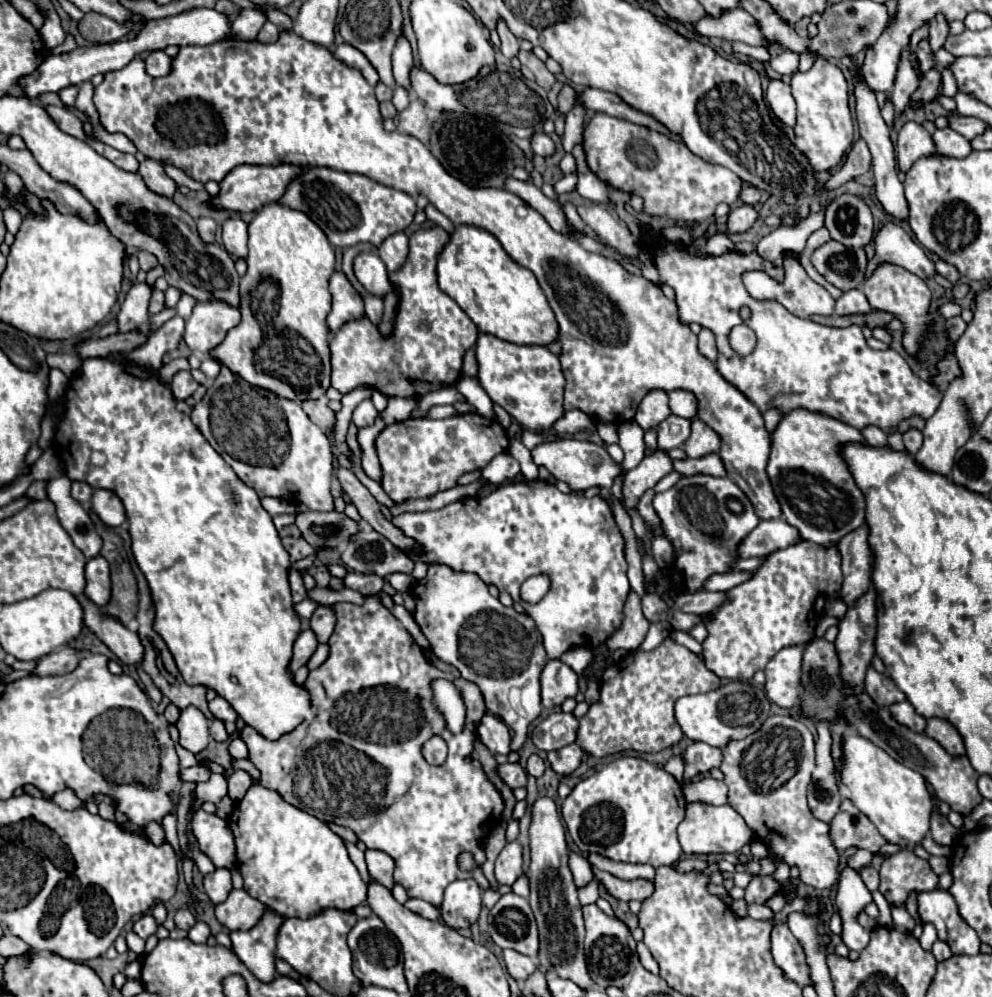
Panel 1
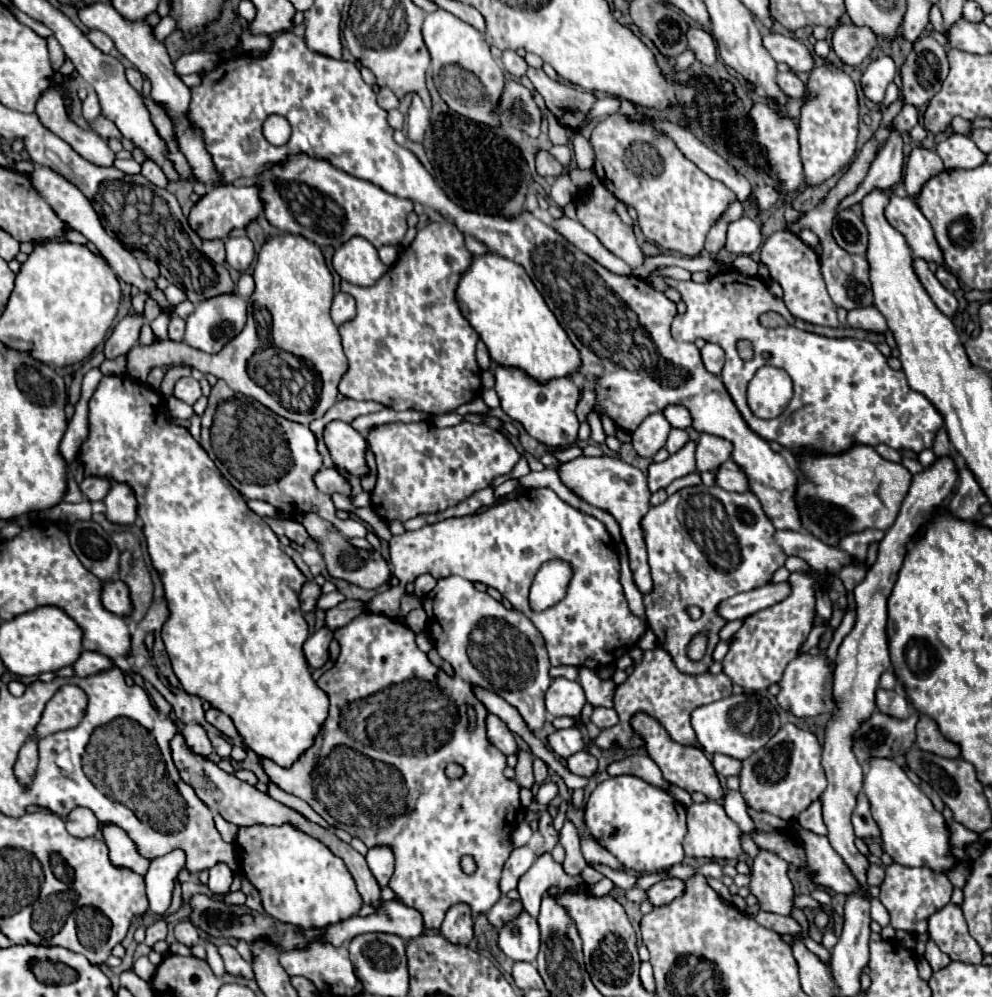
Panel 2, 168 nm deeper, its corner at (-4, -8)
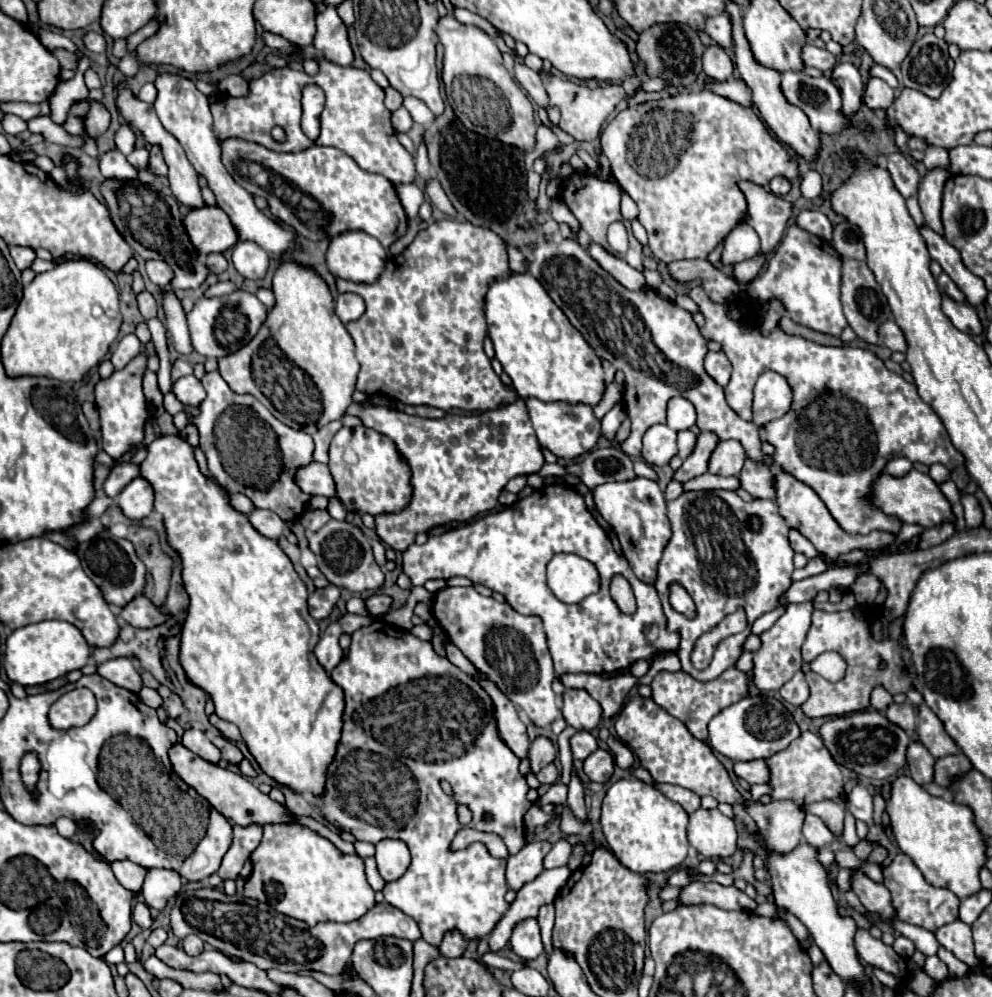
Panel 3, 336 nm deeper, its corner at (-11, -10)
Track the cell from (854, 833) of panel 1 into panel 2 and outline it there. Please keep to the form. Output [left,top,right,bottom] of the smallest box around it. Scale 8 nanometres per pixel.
[853,792,879,838]

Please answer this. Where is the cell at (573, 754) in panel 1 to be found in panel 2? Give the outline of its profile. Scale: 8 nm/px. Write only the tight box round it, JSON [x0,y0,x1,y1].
[567,750,597,778]

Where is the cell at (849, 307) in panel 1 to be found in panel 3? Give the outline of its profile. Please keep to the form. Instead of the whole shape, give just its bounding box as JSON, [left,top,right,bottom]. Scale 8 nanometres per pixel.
[878,320,906,352]

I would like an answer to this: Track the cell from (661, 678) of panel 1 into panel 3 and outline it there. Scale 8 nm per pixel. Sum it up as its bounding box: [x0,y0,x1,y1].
[650,668,748,740]

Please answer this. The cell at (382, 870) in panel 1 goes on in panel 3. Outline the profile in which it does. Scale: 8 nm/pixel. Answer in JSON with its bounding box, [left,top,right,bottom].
[374,840,410,882]

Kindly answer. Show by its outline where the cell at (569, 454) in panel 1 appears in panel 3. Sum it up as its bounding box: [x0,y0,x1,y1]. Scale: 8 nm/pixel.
[592,476,672,584]

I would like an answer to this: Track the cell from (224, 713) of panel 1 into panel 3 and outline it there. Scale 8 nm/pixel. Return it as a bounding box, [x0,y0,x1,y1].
[210,714,242,742]

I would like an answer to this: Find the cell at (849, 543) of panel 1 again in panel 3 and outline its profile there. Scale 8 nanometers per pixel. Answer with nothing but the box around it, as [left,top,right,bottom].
[690,286,964,534]

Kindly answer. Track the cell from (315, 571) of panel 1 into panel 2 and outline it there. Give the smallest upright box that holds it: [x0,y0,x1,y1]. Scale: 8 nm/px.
[79,374,329,768]

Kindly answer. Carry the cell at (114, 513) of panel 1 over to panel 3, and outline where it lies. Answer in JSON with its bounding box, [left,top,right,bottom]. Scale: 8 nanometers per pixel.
[116,478,154,520]

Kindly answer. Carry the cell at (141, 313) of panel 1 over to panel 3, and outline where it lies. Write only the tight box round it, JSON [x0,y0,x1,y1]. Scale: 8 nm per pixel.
[112,334,142,370]

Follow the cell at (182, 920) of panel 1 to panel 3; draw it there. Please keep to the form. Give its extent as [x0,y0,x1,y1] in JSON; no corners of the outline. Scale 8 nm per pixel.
[182,934,204,956]

